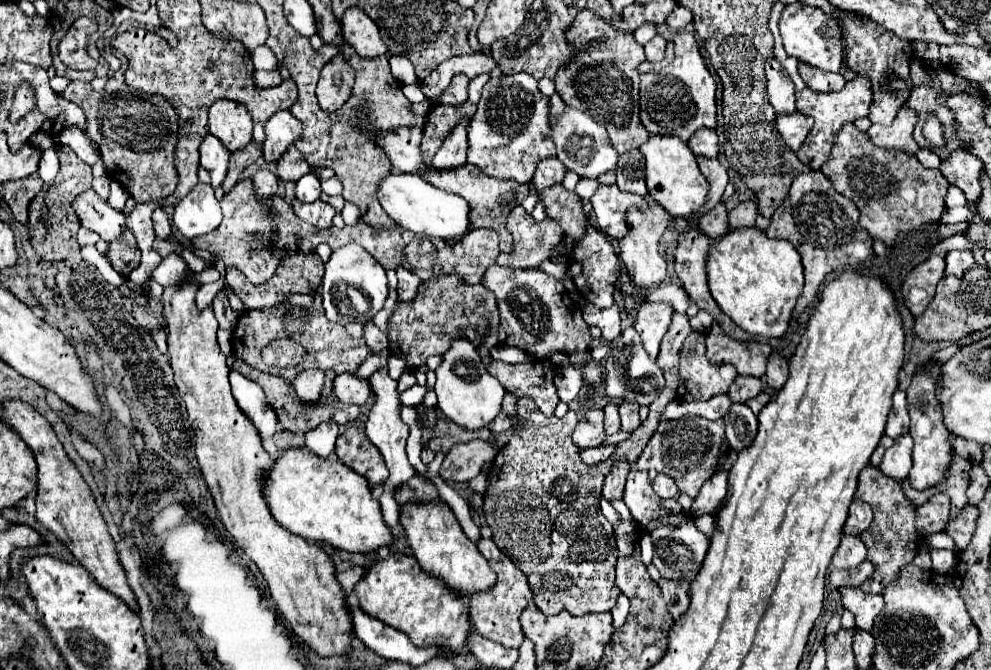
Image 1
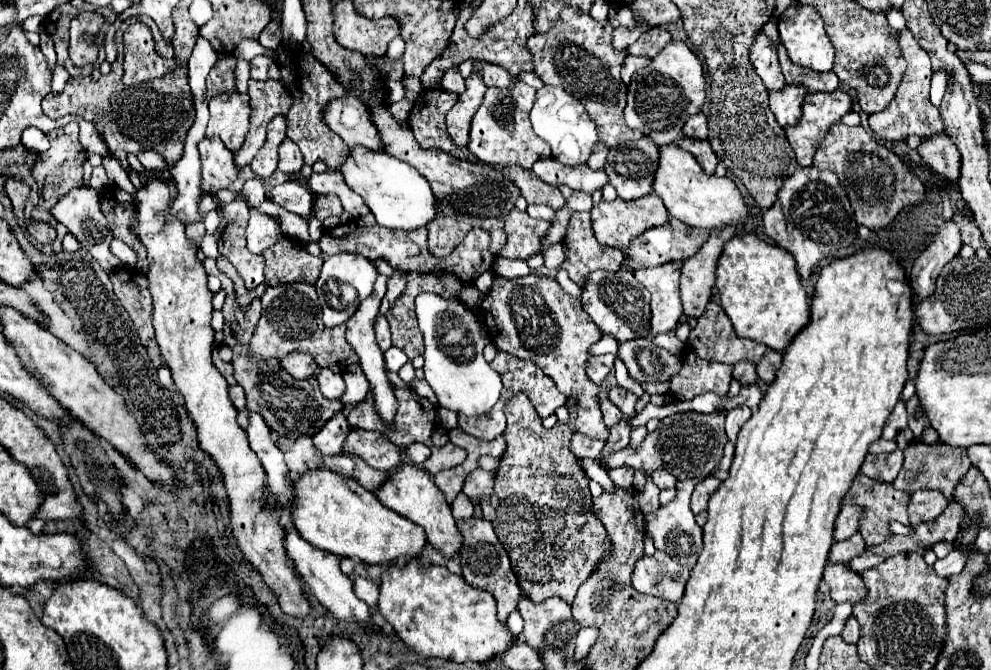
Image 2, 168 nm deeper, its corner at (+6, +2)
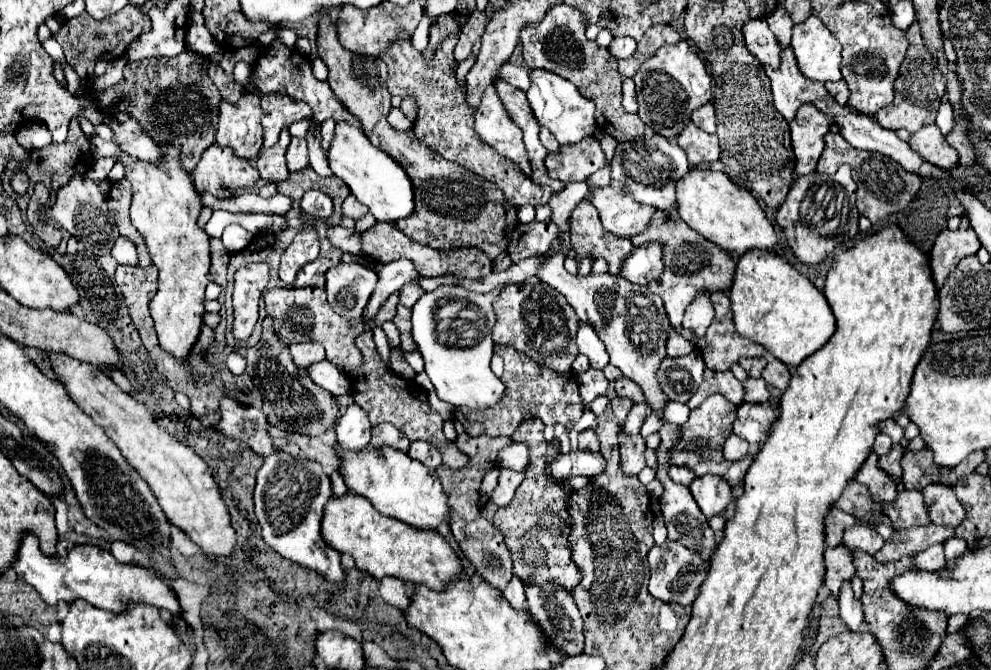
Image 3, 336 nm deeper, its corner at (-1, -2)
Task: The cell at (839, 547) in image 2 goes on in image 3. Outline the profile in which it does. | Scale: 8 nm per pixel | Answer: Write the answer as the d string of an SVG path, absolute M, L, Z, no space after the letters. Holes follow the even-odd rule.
M859 524L851 530L847 530L843 536L843 546L849 552L863 550L867 554L875 554L883 544L885 544L885 540L881 538L881 534L873 526L867 526L867 524Z

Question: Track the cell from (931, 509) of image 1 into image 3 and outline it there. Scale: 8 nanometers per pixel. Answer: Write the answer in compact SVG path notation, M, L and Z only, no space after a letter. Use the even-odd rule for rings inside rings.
M929 484L923 490L927 514L933 524L941 526L959 526L965 518L965 510L961 502L957 500L953 488L947 488L943 484Z

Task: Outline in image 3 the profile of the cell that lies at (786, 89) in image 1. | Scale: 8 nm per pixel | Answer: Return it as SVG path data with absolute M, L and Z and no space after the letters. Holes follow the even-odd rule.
M751 20L743 26L743 34L745 34L745 46L749 48L749 52L763 66L777 70L779 60L781 60L781 48L779 48L769 24L765 20Z

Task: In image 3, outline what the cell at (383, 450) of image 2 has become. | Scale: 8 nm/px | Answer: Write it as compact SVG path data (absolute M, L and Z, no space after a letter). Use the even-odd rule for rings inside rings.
M379 424L373 428L371 432L371 442L373 448L383 448L383 446L391 446L395 450L407 452L409 450L409 440L397 430L393 428L393 424Z

